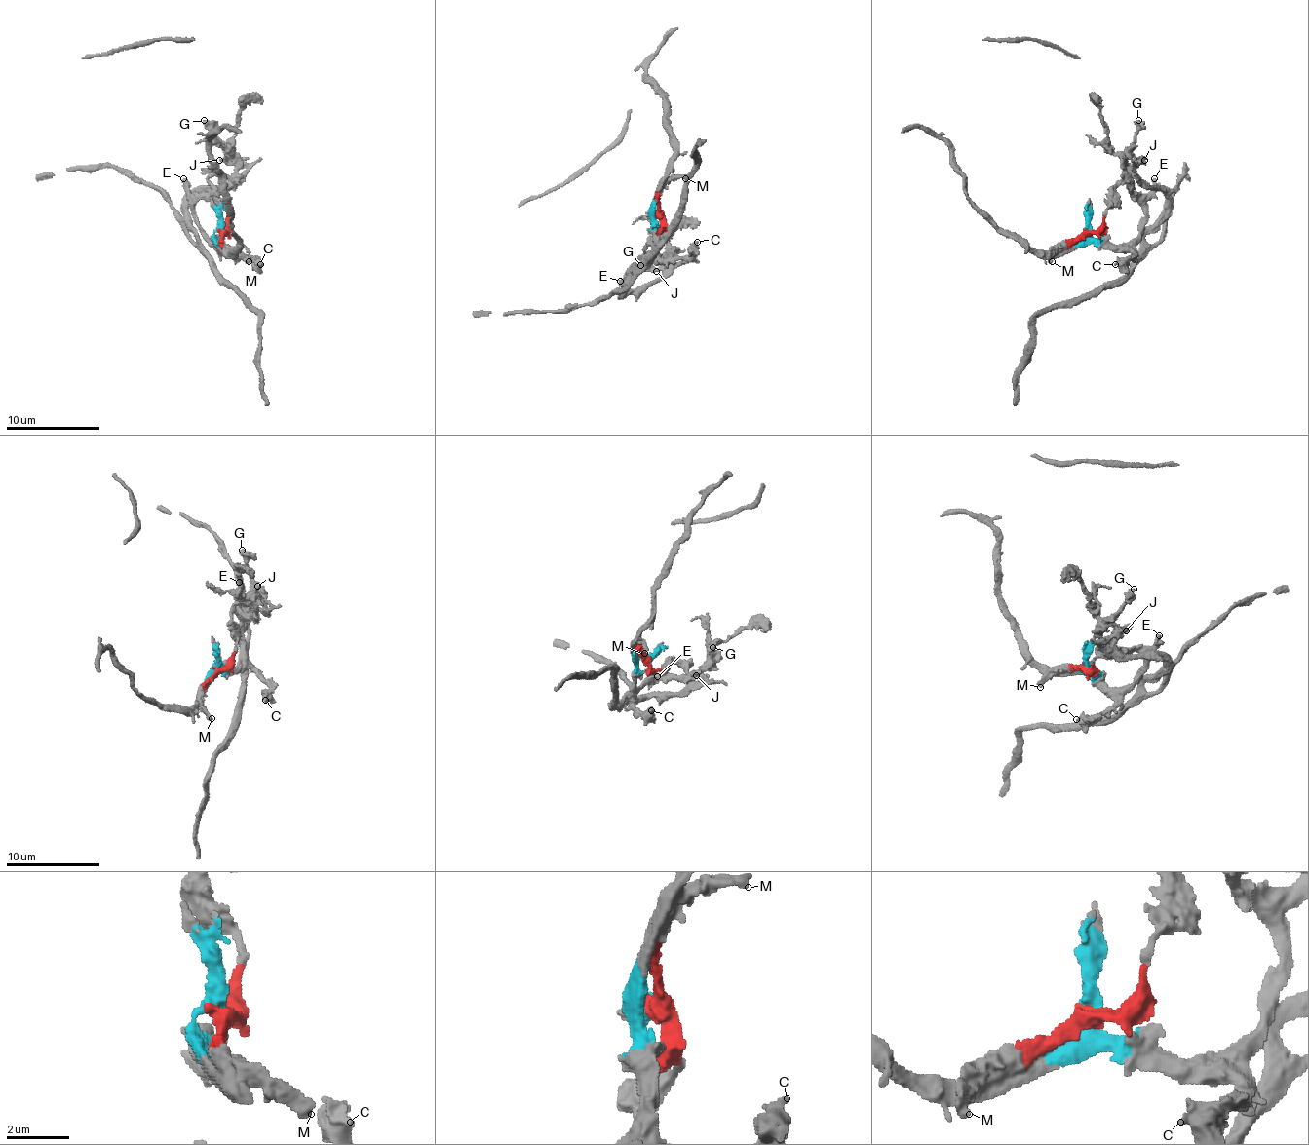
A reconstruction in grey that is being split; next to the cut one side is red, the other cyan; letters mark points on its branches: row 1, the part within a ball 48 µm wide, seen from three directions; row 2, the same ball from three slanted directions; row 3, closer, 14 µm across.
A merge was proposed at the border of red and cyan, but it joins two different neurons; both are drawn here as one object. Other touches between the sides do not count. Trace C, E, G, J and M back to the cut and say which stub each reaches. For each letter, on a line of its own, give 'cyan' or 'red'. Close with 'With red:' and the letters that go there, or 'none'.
C: cyan
E: cyan
G: cyan
J: red
M: red
With red: J, M

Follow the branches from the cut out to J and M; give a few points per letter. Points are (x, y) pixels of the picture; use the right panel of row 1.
J: (1087, 229), (1097, 229), (1103, 220), (1110, 192), (1127, 175), (1136, 178), (1136, 169), (1143, 159)
M: (1087, 229), (1066, 241), (1050, 257), (1053, 262)

